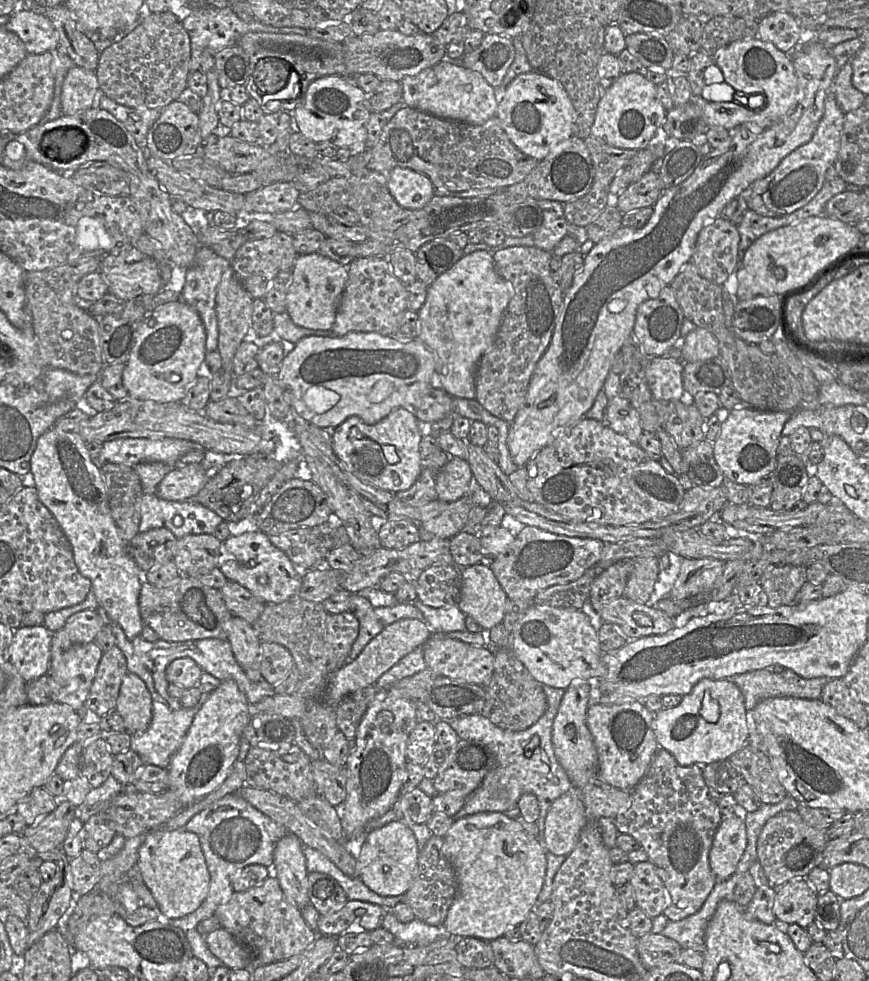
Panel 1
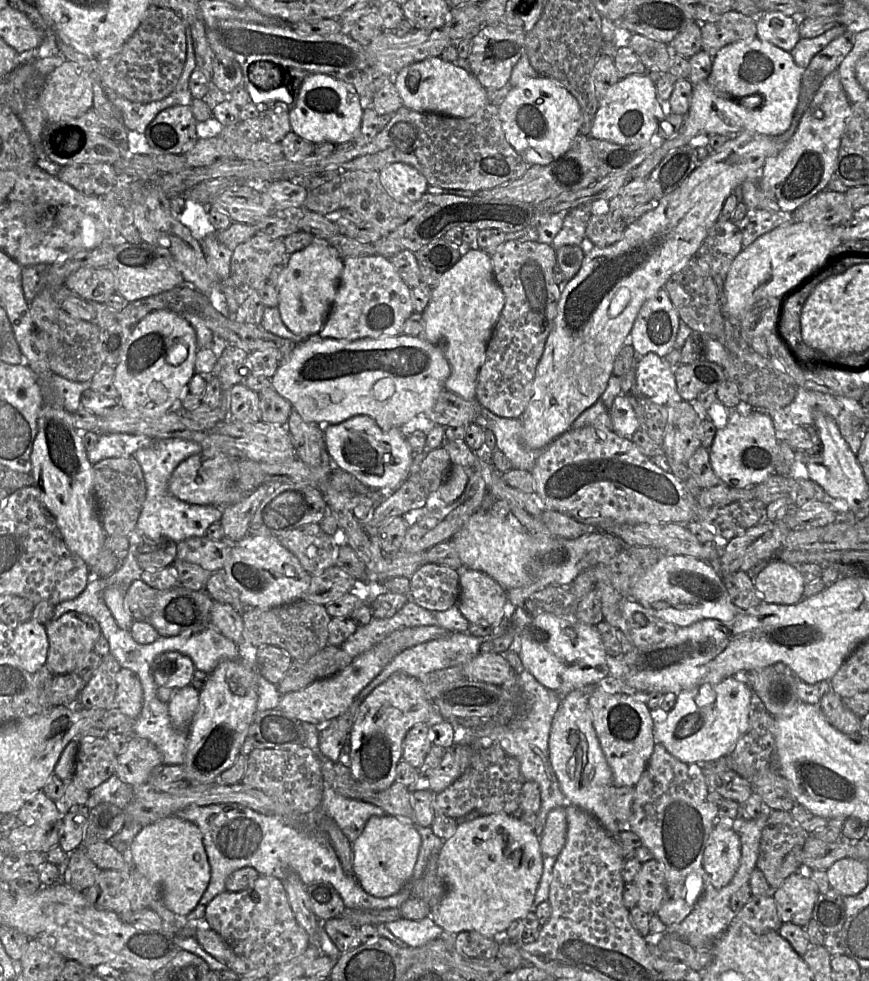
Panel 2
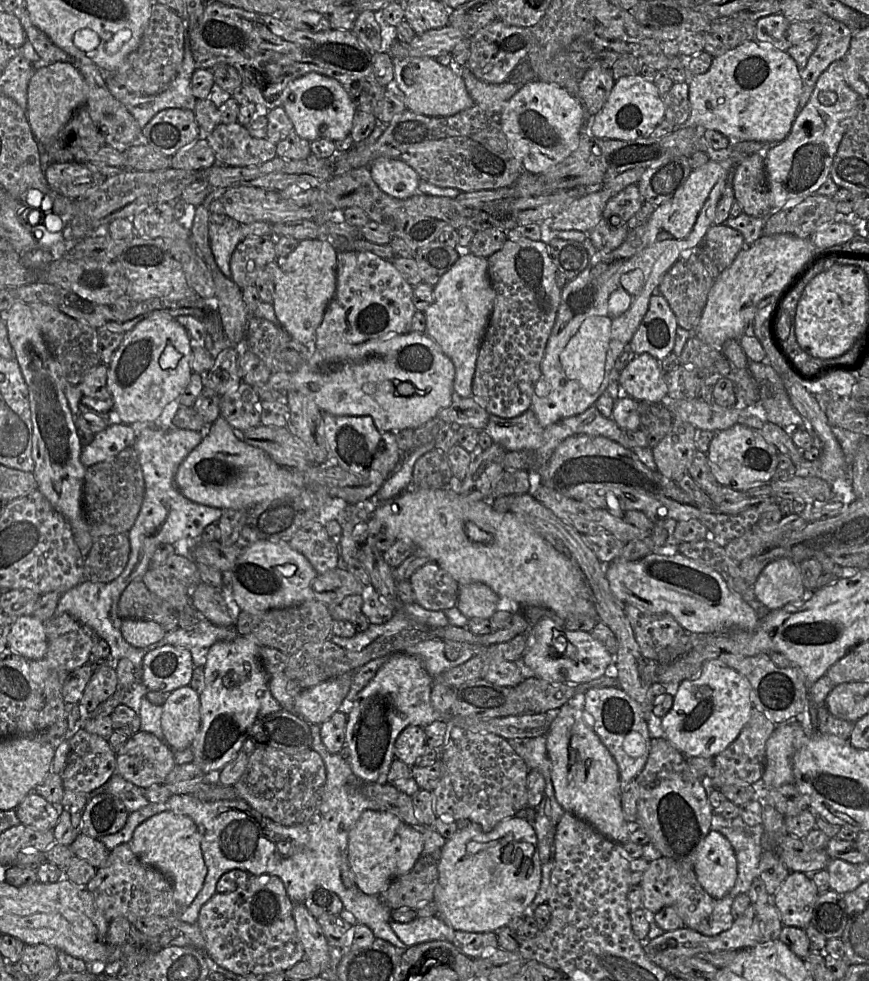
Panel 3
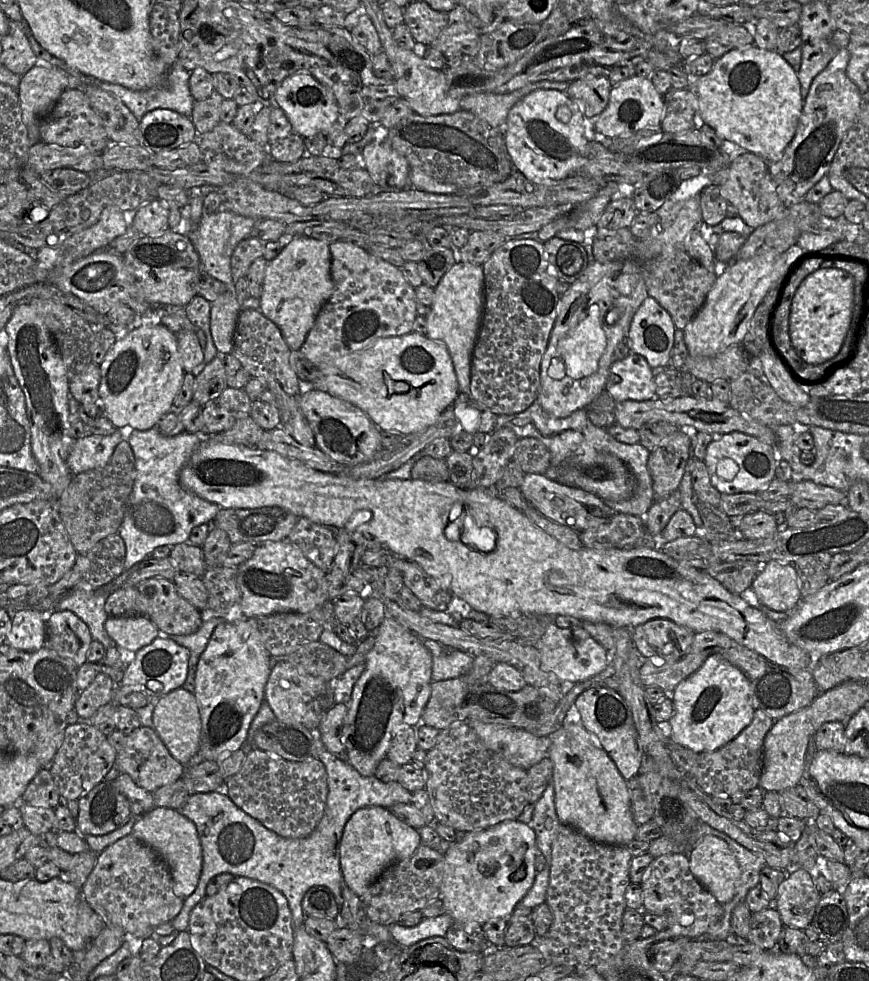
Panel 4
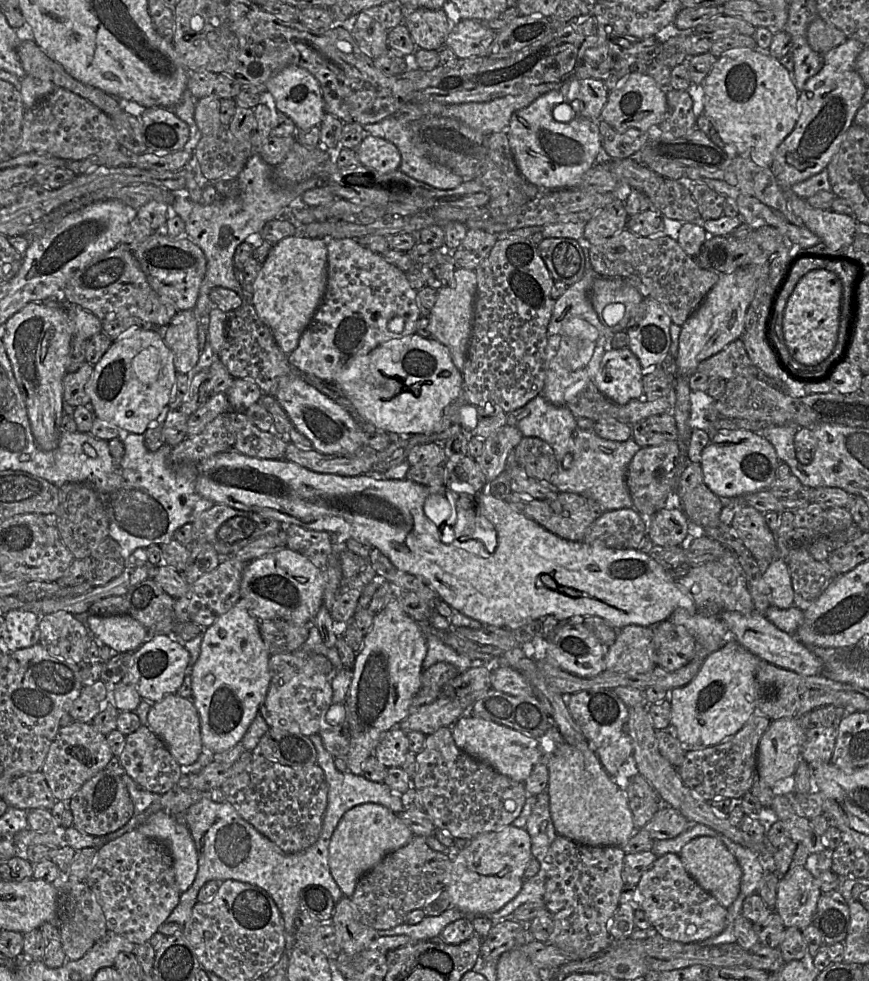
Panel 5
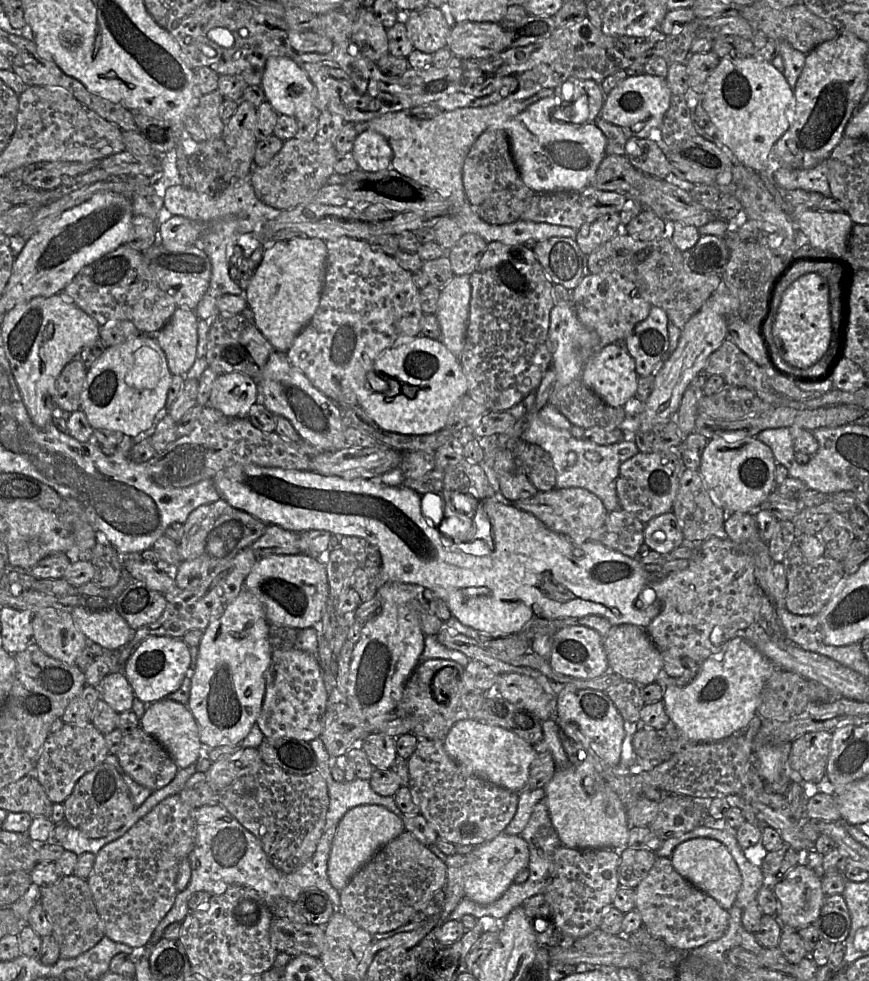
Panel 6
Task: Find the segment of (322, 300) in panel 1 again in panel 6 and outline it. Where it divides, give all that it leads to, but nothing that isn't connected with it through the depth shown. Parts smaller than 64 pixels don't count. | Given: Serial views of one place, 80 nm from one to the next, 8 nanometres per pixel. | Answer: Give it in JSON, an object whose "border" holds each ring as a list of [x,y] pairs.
{"border":[[[299,235],[277,241],[264,252],[245,290],[245,299],[254,320],[276,351],[286,353],[294,339],[316,313],[324,287],[327,248],[319,238]]]}

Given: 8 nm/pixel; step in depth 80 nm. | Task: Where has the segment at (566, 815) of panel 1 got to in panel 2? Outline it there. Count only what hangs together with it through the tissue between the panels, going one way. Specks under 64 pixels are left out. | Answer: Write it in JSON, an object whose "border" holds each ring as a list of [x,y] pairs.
{"border":[[[556,807],[548,814],[542,836],[539,838],[544,857],[557,857],[565,845],[566,836],[567,819],[565,807]]]}

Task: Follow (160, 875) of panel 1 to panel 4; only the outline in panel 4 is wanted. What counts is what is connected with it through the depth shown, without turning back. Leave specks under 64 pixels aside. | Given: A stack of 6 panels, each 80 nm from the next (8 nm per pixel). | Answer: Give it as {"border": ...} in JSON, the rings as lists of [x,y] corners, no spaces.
{"border":[[[153,807],[135,823],[132,835],[151,847],[166,862],[177,896],[184,900],[195,891],[202,872],[203,854],[197,828],[191,820],[178,810]]]}

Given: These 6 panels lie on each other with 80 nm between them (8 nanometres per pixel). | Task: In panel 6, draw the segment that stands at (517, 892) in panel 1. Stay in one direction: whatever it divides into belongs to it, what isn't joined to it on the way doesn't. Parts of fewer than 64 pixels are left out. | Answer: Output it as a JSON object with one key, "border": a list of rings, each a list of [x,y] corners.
{"border":[[[501,833],[465,855],[463,865],[464,894],[479,904],[490,904],[498,900],[513,883],[519,871],[528,868],[529,848],[520,835]]]}

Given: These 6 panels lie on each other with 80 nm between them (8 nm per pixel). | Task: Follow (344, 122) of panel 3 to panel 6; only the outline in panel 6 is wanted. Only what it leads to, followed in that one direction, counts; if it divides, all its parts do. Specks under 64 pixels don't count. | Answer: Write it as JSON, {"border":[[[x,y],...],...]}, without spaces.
{"border":[[[282,56],[268,58],[261,80],[265,101],[279,114],[291,116],[296,120],[318,116],[321,111],[315,107],[316,88],[307,73],[292,59]]]}

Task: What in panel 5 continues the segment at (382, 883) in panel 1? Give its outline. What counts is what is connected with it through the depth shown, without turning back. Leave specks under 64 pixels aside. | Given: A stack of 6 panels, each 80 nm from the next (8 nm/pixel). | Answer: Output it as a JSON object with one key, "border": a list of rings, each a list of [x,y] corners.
{"border":[[[365,803],[348,810],[337,825],[329,846],[330,872],[344,896],[351,897],[360,877],[377,865],[386,855],[405,846],[413,837],[412,831],[391,810],[375,803]]]}

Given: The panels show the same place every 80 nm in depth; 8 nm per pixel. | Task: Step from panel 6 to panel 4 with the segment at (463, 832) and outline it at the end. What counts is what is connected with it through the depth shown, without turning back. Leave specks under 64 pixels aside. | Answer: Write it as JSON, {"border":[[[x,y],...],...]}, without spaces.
{"border":[[[467,720],[455,721],[440,731],[436,745],[427,752],[424,763],[428,779],[427,792],[435,821],[456,832],[472,832],[490,828],[505,820],[516,820],[529,802],[527,771],[512,765],[502,755],[488,749],[469,726]]]}

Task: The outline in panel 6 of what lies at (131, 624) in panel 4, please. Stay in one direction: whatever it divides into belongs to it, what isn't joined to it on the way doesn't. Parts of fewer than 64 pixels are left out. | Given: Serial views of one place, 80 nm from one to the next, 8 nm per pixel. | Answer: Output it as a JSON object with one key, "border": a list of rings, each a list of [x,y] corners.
{"border":[[[76,606],[71,616],[88,641],[102,646],[106,651],[119,651],[131,641],[135,633],[114,608],[91,611]]]}

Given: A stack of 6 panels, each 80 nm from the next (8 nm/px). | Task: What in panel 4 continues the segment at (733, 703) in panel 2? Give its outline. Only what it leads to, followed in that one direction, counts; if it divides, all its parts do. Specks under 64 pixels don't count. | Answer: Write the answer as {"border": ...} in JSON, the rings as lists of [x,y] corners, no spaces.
{"border":[[[718,654],[710,655],[702,666],[694,672],[692,675],[681,681],[675,689],[671,692],[671,699],[672,699],[672,715],[666,724],[659,724],[665,726],[666,731],[668,732],[668,739],[673,740],[674,742],[692,750],[693,752],[700,754],[703,752],[712,752],[715,751],[732,739],[734,739],[744,728],[746,728],[753,719],[754,711],[755,711],[755,704],[754,704],[754,696],[753,696],[753,688],[745,676],[745,674],[736,666],[731,664],[725,658]]]}

